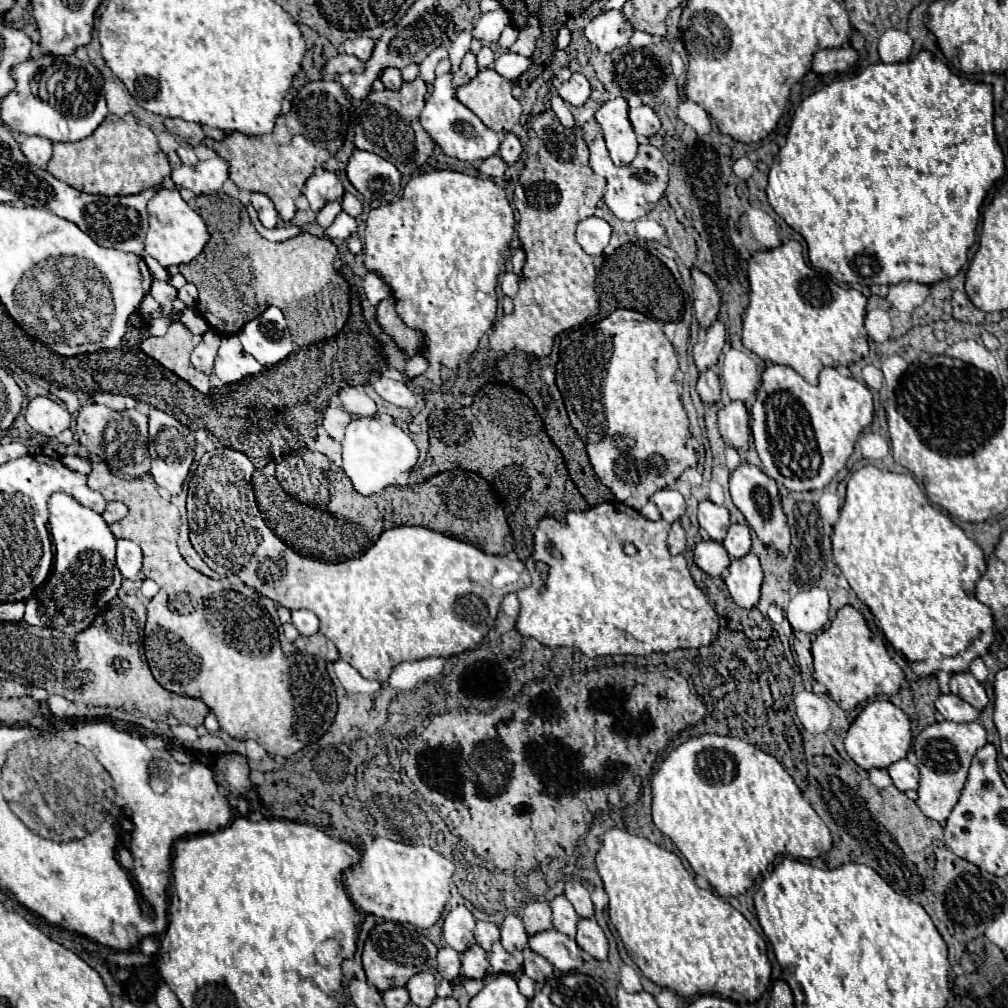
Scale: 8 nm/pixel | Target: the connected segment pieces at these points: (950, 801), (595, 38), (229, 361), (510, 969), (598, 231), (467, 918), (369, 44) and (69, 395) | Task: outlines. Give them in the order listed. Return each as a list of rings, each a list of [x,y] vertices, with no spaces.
[[[978,719],[970,723],[942,721],[918,733],[914,741],[914,753],[918,757],[918,769],[920,769],[920,787],[918,787],[916,803],[926,817],[938,821],[940,825],[946,823],[948,815],[952,813],[954,805],[960,799],[962,787],[968,777],[970,761],[978,751],[978,747],[984,747],[984,745],[986,745],[986,731]]]
[[[610,9],[594,17],[586,25],[586,39],[602,53],[610,53],[626,45],[634,33],[634,27],[628,15],[622,9]]]
[[[222,335],[222,343],[218,347],[214,375],[224,383],[236,383],[244,377],[256,375],[262,371],[262,365],[242,349],[238,335]]]
[[[496,941],[496,943],[492,945],[488,957],[490,957],[490,965],[492,965],[492,971],[494,971],[494,973],[510,973],[510,975],[514,975],[514,973],[518,973],[518,969],[520,969],[518,961],[512,957],[512,953],[508,953],[508,951],[502,947],[500,941]]]
[[[588,217],[578,223],[576,241],[588,255],[602,255],[610,239],[610,225],[600,217]]]
[[[458,905],[448,911],[444,919],[444,931],[442,931],[446,943],[456,951],[466,951],[466,947],[472,947],[474,941],[474,915],[464,907]]]
[[[356,37],[356,39],[344,41],[344,51],[348,55],[358,57],[360,61],[368,61],[372,49],[374,49],[374,40],[368,39],[368,37]]]
[[[52,385],[52,387],[50,387],[50,393],[52,393],[52,395],[56,395],[58,399],[62,399],[62,401],[66,403],[66,407],[68,407],[68,411],[70,411],[72,415],[74,415],[74,413],[80,409],[78,397],[74,395],[74,391],[64,389],[64,387],[56,387],[56,385]]]

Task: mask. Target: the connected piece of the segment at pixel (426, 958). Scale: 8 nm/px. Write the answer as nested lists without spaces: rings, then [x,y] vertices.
[[[384,921],[378,923],[370,937],[366,939],[364,953],[362,953],[362,965],[368,977],[368,983],[374,985],[378,991],[386,991],[394,985],[406,985],[408,979],[422,971],[434,971],[436,969],[436,945],[422,933],[418,933],[412,927]]]

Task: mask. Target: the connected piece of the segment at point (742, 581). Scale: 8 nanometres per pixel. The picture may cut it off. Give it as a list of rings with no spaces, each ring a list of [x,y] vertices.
[[[748,553],[744,557],[732,559],[726,575],[726,587],[732,595],[732,599],[744,607],[756,607],[760,599],[760,585],[762,585],[762,567],[754,553]]]

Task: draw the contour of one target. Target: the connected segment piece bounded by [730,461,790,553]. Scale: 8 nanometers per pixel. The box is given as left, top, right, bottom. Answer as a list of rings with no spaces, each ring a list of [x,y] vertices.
[[[742,461],[730,475],[730,495],[734,505],[744,513],[746,523],[756,531],[760,541],[772,545],[776,551],[786,553],[790,547],[790,533],[786,527],[786,517],[780,505],[780,493],[774,479],[770,479],[762,469]]]

